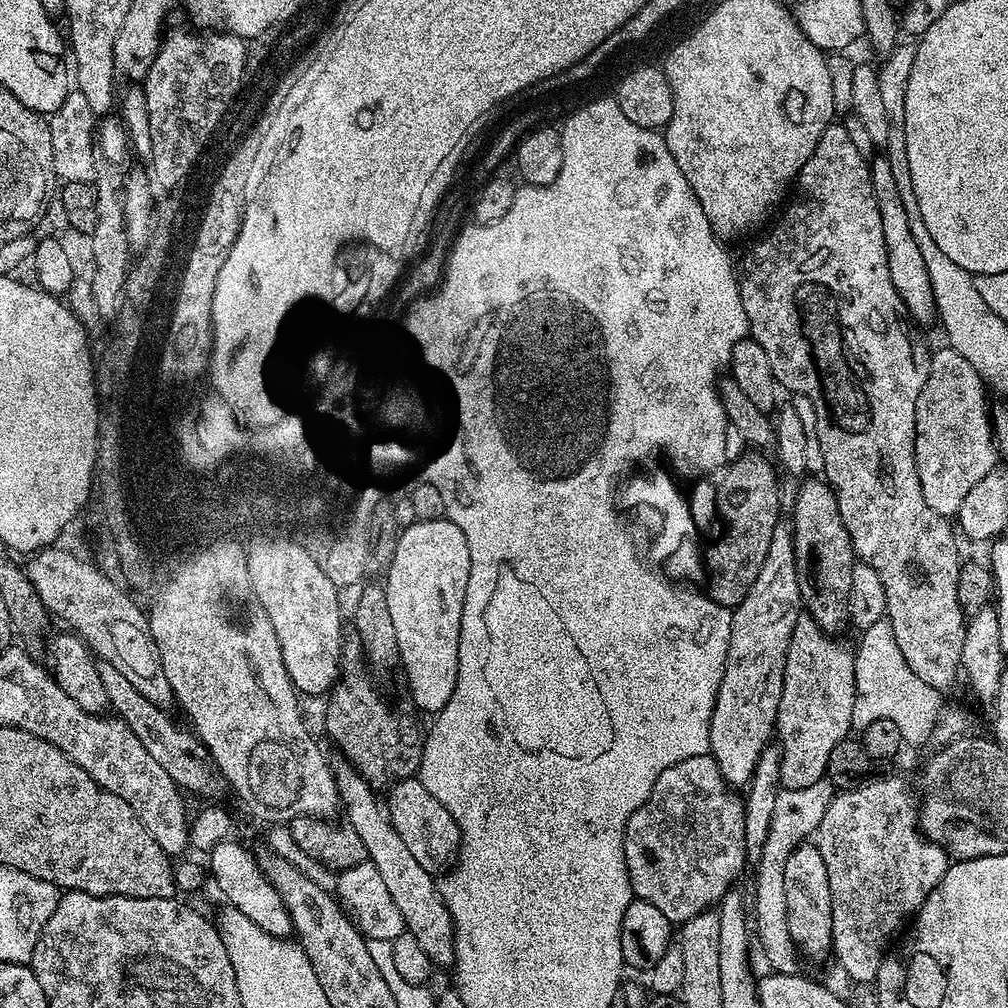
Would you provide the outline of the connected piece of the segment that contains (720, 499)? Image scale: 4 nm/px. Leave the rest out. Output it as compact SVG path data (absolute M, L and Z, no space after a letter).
M745 454L731 461L723 469L720 485L716 488L716 508L728 517L724 520L724 533L713 546L712 554L707 555L706 564L712 570L712 600L729 610L740 605L742 598L750 594L750 586L754 586L762 571L762 562L770 551L770 538L774 538L774 530L782 520L776 472L760 456L763 455Z

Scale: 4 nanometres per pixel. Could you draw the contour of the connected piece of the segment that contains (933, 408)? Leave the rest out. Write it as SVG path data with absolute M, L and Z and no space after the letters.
M942 346L931 353L926 386L922 386L916 403L914 458L922 498L926 498L930 510L949 518L955 517L966 494L998 464L990 399L984 388L985 378L952 347Z

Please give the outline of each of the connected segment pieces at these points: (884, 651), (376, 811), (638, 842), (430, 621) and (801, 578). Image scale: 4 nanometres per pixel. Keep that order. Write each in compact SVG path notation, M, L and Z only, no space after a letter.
M887 618L874 622L874 626L863 629L859 633L860 645L855 645L856 665L856 697L854 698L853 729L862 730L870 726L870 722L878 722L878 718L886 718L898 725L902 730L905 745L924 744L933 739L936 725L940 722L941 689L930 686L910 670L906 658L902 658L902 650L898 650L898 642L894 638L892 623Z
M343 758L337 760L338 762L335 761L334 764L336 789L340 795L340 807L343 815L348 815L347 827L352 828L362 838L362 844L366 846L368 860L374 866L378 866L378 874L382 874L382 882L385 883L386 890L390 890L390 898L394 898L394 906L398 906L398 910L402 913L405 929L414 938L418 938L422 950L426 950L426 954L437 969L451 969L456 963L456 925L452 923L452 915L442 898L433 873L422 870L422 865L415 860L414 854L410 854L406 842L402 842L398 830L394 830L392 813L388 811L387 803L381 797L380 800L376 797L379 796L377 789L369 784L366 777L357 770L355 764L349 764Z
M711 754L674 762L654 782L650 798L632 809L624 831L624 853L635 899L658 906L673 925L685 924L690 918L719 905L720 900L737 882L748 860L744 841L744 801L722 778L722 770Z
M447 518L442 520L417 520L416 524L401 531L394 558L386 569L388 580L383 581L390 619L394 621L394 634L398 637L399 667L404 668L408 679L408 692L412 700L424 712L442 711L450 694L454 694L458 682L458 642L460 623L466 598L466 582L470 582L470 546L466 546L466 534Z
M808 478L796 492L796 502L791 529L794 531L794 554L798 570L798 590L806 605L807 615L818 622L827 636L839 637L840 632L850 628L850 582L854 566L858 563L856 551L852 549L850 534L842 514L838 514L838 498L828 481L823 478Z

